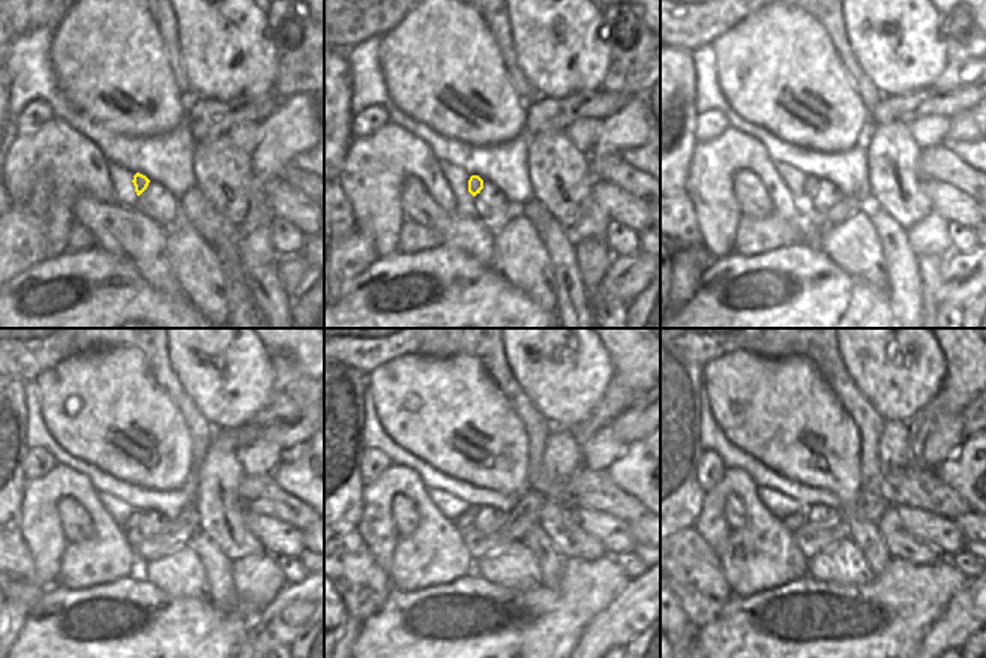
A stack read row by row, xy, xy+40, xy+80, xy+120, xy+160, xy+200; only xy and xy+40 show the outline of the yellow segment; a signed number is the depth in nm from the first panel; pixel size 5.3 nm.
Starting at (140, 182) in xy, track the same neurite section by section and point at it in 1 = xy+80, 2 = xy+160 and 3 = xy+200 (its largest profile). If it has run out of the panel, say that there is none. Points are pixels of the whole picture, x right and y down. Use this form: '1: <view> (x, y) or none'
1: xy+80 (812, 183)
2: xy+160 (465, 520)
3: xy+200 (794, 522)

